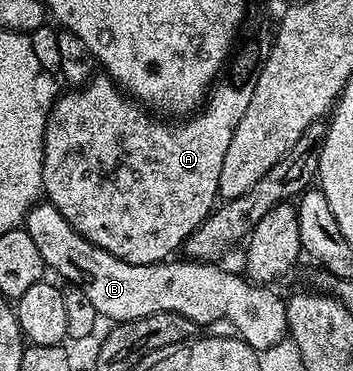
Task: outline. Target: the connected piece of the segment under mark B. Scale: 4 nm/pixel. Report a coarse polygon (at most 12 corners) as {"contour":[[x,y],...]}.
{"contour":[[48,201],[23,225],[104,320],[225,317],[259,353],[284,298],[220,264],[125,263]]}

